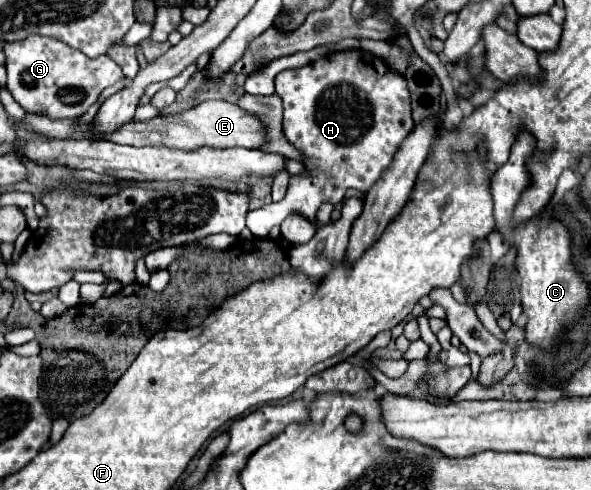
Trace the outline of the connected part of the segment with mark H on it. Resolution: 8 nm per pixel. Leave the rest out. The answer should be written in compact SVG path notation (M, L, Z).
M362 49L328 53L314 63L278 73L276 95L284 107L284 135L300 151L306 173L290 177L288 193L280 203L248 213L246 223L254 237L268 237L270 229L290 213L300 213L318 225L316 211L324 201L340 203L348 189L366 193L414 127L404 77Z

